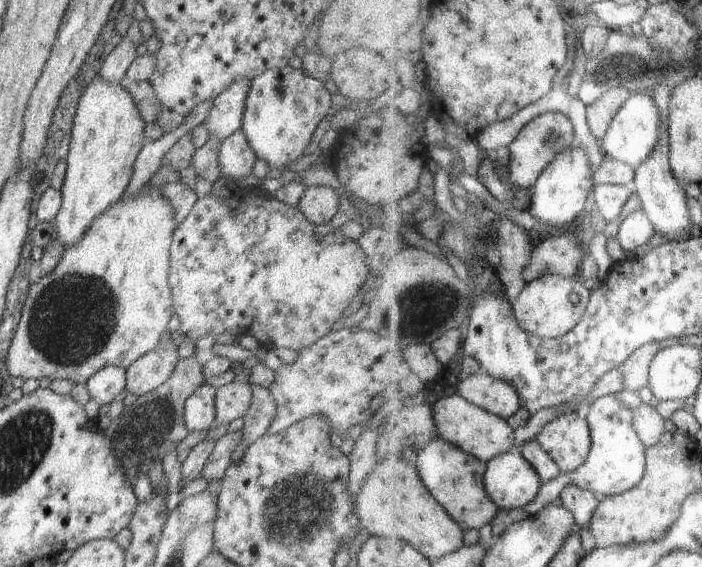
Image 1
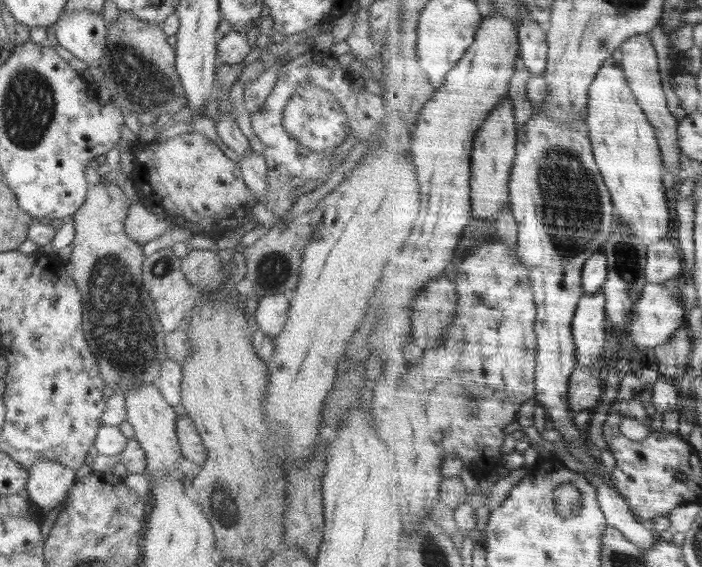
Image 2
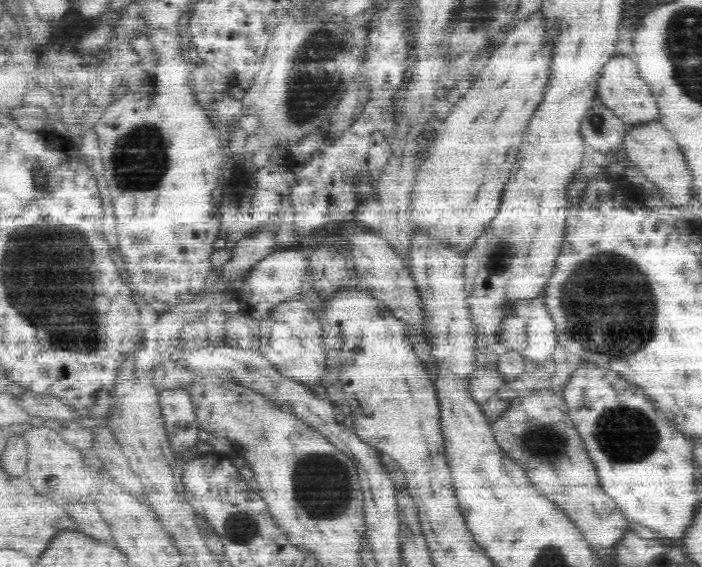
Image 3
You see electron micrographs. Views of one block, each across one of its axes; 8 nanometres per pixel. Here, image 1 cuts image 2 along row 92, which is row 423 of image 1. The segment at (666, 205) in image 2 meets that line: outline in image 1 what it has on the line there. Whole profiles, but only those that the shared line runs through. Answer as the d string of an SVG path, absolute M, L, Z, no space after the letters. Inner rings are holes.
M606 395L591 404L588 419L593 431L593 449L588 460L573 473L562 471L558 478L544 485L537 498L522 508L529 515L538 514L549 504L556 503L572 483L593 490L601 497L611 497L632 490L645 479L648 447L637 431L632 408L624 405L616 395Z

